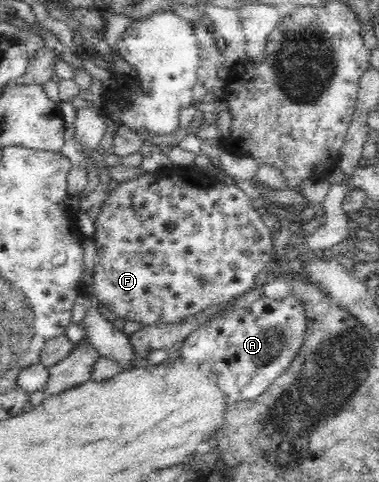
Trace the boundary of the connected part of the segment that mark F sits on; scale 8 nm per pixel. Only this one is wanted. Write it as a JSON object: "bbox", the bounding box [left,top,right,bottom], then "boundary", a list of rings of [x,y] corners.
{"bbox":[92,169,275,326],"boundary":[[[159,169],[155,172],[140,175],[136,179],[120,182],[119,185],[110,192],[104,203],[101,204],[101,211],[94,220],[94,234],[92,239],[96,244],[95,273],[92,276],[92,289],[94,289],[93,300],[98,304],[112,309],[119,317],[121,323],[125,320],[141,323],[144,326],[161,323],[179,322],[189,315],[200,313],[205,307],[214,304],[223,304],[235,295],[248,291],[254,283],[256,276],[263,272],[270,264],[274,264],[275,255],[273,253],[273,234],[271,229],[262,220],[262,210],[252,199],[248,198],[244,191],[234,182],[214,181],[210,176],[200,173],[198,179],[194,175],[184,177],[184,171],[174,171],[174,169]]]}

